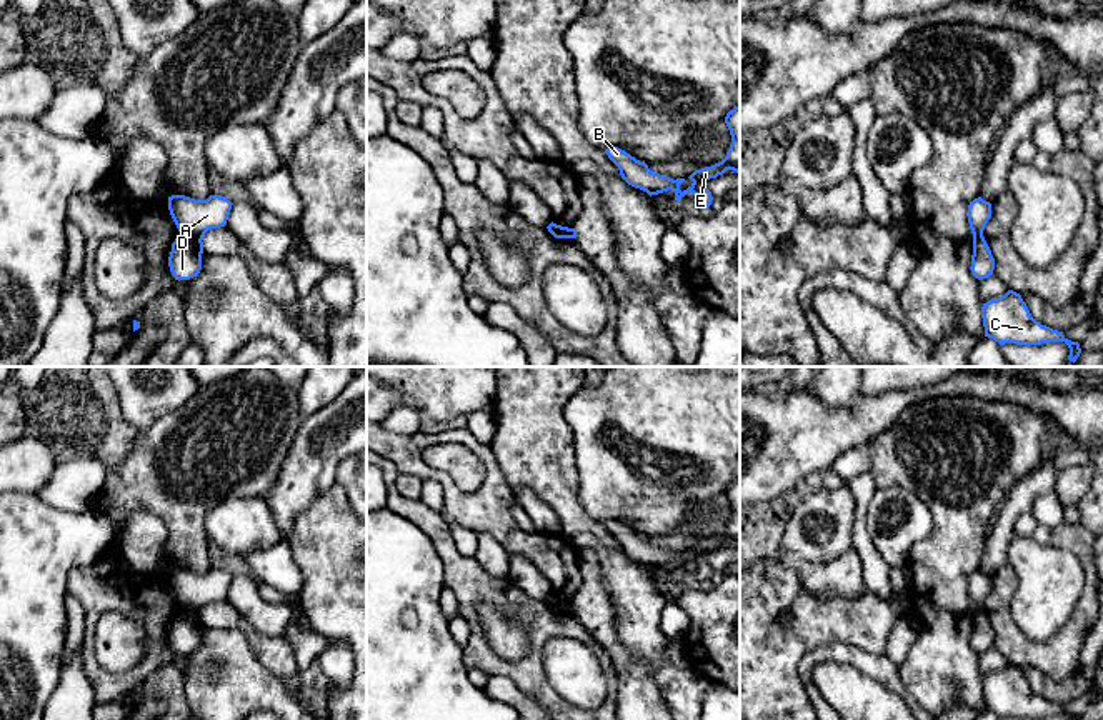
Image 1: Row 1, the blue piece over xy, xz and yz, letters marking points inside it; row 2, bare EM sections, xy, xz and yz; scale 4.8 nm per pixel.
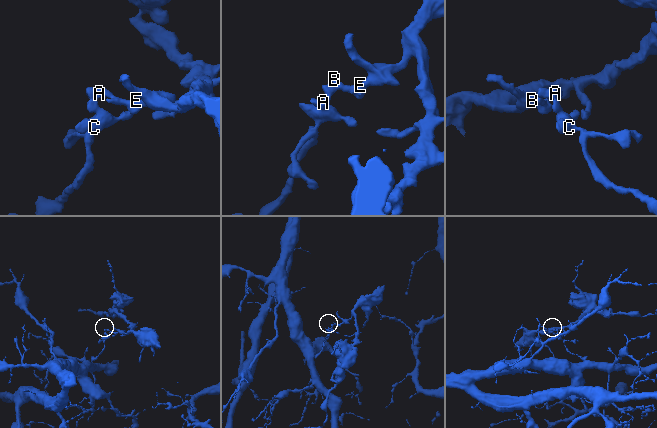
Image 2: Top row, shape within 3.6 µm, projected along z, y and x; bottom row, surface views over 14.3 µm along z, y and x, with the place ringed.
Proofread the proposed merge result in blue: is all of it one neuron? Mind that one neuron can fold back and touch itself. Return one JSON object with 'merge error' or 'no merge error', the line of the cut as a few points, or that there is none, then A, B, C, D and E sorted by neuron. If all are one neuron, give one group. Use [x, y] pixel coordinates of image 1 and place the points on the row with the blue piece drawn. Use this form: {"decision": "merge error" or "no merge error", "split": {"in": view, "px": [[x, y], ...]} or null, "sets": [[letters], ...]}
{"decision": "merge error", "split": {"in": "xy", "px": [[182, 232], [200, 240]]}, "sets": [["A", "B", "E"], ["C", "D"]]}

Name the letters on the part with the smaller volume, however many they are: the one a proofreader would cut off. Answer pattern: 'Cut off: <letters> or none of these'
Cut off: A, B, E

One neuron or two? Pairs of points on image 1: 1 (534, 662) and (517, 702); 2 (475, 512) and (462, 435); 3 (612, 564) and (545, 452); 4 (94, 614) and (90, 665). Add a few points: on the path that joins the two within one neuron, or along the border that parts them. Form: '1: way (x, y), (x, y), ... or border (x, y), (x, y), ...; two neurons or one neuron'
1: border (490, 675), (505, 675), (539, 702); two neurons
2: way (490, 492), (490, 464), (482, 454); one neuron
3: way (592, 535), (572, 515), (553, 480); one neuron
4: way (90, 627), (89, 652); one neuron

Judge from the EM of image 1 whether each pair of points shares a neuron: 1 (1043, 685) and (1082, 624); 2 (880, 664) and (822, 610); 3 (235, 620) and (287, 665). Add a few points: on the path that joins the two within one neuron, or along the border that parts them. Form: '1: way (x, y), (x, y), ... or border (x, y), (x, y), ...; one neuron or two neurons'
1: border (1020, 665), (1030, 665), (1055, 680), (1078, 670); two neurons
2: border (832, 644), (852, 644), (870, 654), (883, 654); two neurons
3: way (249, 632), (274, 654); one neuron

